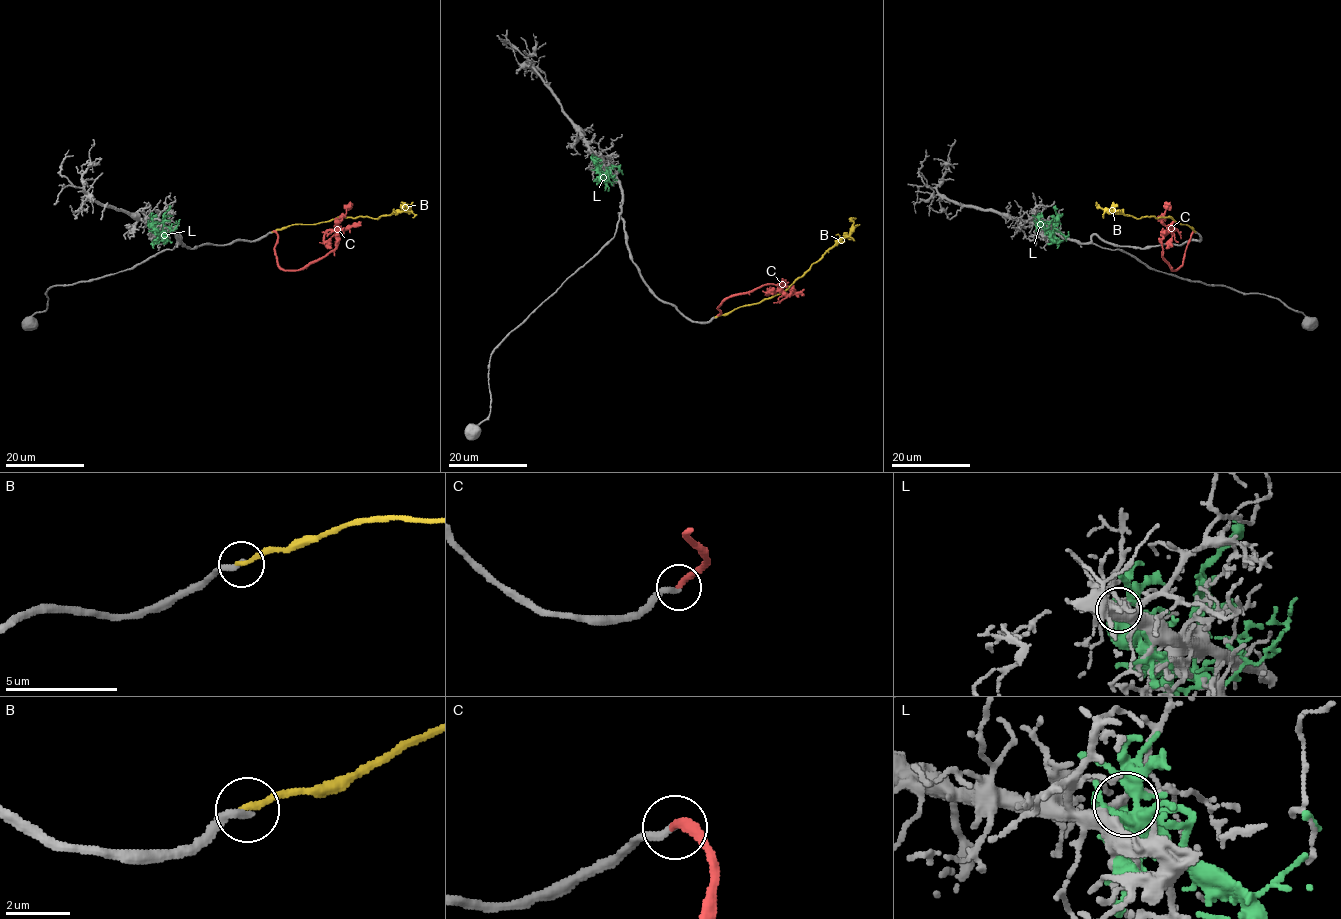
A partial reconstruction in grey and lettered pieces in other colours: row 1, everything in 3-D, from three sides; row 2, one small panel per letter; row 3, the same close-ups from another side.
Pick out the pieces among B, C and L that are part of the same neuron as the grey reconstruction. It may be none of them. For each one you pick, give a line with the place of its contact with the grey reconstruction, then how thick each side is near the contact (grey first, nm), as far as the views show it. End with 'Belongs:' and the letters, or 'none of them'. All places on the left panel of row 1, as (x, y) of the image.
C: Touches grey at (273, 231). Thickness 240 nm (grey) against 320 nm
Belongs: C

